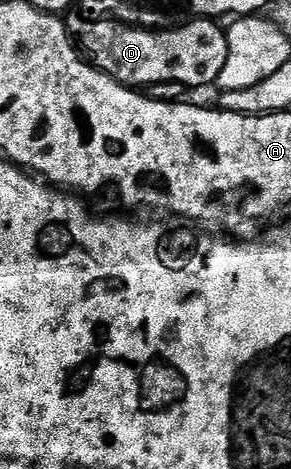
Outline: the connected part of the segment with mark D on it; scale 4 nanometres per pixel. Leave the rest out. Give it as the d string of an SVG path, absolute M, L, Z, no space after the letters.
M70 16L65 20L67 31L77 41L78 51L86 57L91 67L136 90L142 89L142 84L171 84L174 80L191 88L203 88L206 84L214 85L221 70L225 70L227 34L222 27L219 29L215 25L218 23L214 19L195 18L179 28L170 28L168 32L153 32L150 28L136 28L110 18L86 20L83 16Z

